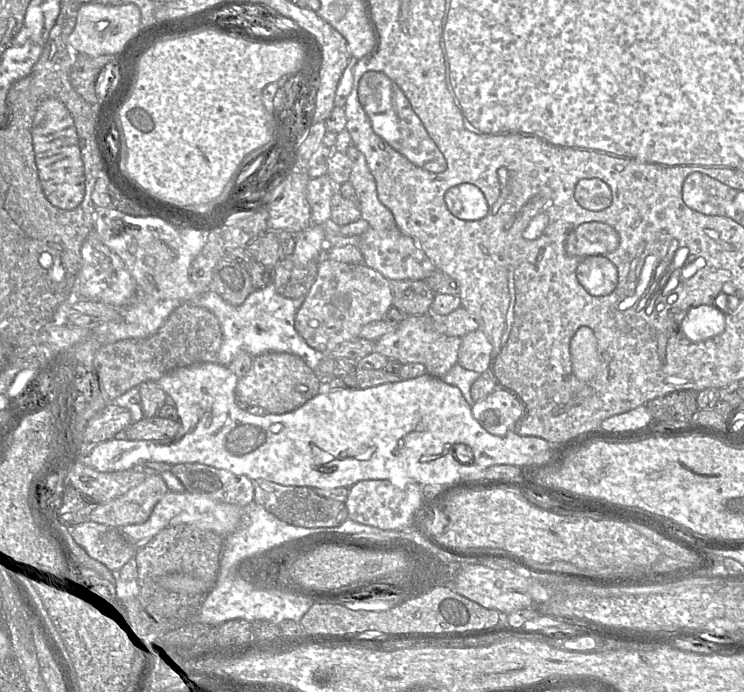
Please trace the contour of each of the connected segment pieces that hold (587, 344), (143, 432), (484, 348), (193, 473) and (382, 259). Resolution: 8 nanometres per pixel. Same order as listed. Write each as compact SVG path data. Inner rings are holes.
M580 327L570 342L572 371L581 381L591 380L599 370L597 340L588 327Z
M154 416L132 423L125 431L128 440L151 440L170 443L180 429L180 421Z
M481 329L469 332L461 339L458 364L471 371L483 373L488 370L493 346Z
M200 463L175 464L170 470L187 492L248 507L254 501L254 481L225 469Z
M369 227L359 236L359 249L363 255L363 263L380 272L389 281L424 280L435 270L434 264L419 244L398 227L387 230Z

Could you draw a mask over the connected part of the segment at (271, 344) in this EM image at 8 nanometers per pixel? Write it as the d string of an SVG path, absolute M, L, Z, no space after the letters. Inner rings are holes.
M273 283L261 289L255 289L239 306L226 302L219 294L209 290L188 303L203 307L212 312L219 320L222 329L222 344L218 354L218 363L228 366L238 354L246 352L252 357L267 352L286 352L302 358L313 370L316 370L325 354L305 341L295 329L295 316L305 297L290 299L281 296Z

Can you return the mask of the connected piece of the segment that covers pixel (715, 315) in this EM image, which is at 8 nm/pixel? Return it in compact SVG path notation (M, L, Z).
M709 305L690 309L681 322L682 333L692 342L701 342L719 335L724 328L724 314Z

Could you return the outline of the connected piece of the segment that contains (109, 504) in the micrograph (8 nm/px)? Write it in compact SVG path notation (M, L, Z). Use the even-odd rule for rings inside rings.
M159 473L148 475L142 483L131 488L126 493L104 503L100 503L90 513L90 520L86 521L103 522L115 527L143 523L150 517L156 504L167 492L168 487Z

